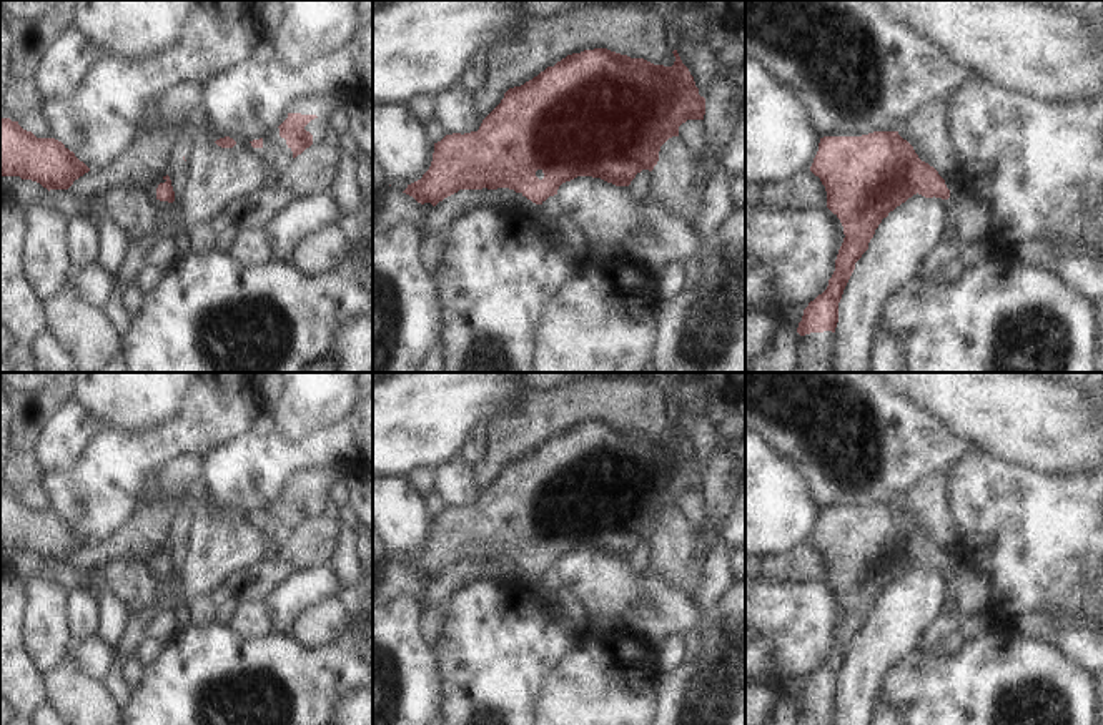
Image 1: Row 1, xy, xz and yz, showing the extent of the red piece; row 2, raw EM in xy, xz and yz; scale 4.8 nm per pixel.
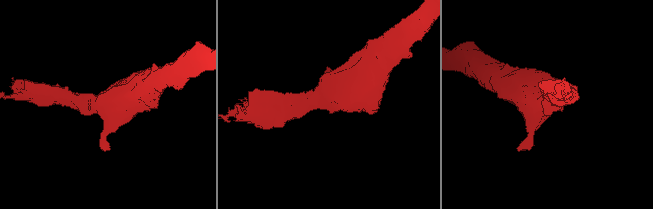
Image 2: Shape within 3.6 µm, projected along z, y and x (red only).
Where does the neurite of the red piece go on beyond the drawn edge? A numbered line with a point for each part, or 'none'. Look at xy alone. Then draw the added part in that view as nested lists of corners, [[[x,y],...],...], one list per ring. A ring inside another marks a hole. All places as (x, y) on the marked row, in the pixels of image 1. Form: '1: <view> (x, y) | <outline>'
1: xy (153, 187) | [[[161,178],[160,181],[153,183],[153,185],[150,186],[150,190],[148,190],[151,200],[153,200],[160,208],[166,208],[166,206],[170,205],[168,201],[160,201],[160,200],[156,198],[156,188],[158,188],[160,183],[165,183],[165,181],[166,181],[166,180]]]

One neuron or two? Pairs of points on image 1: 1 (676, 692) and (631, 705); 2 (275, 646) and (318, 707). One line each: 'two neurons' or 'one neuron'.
1: two neurons
2: one neuron

